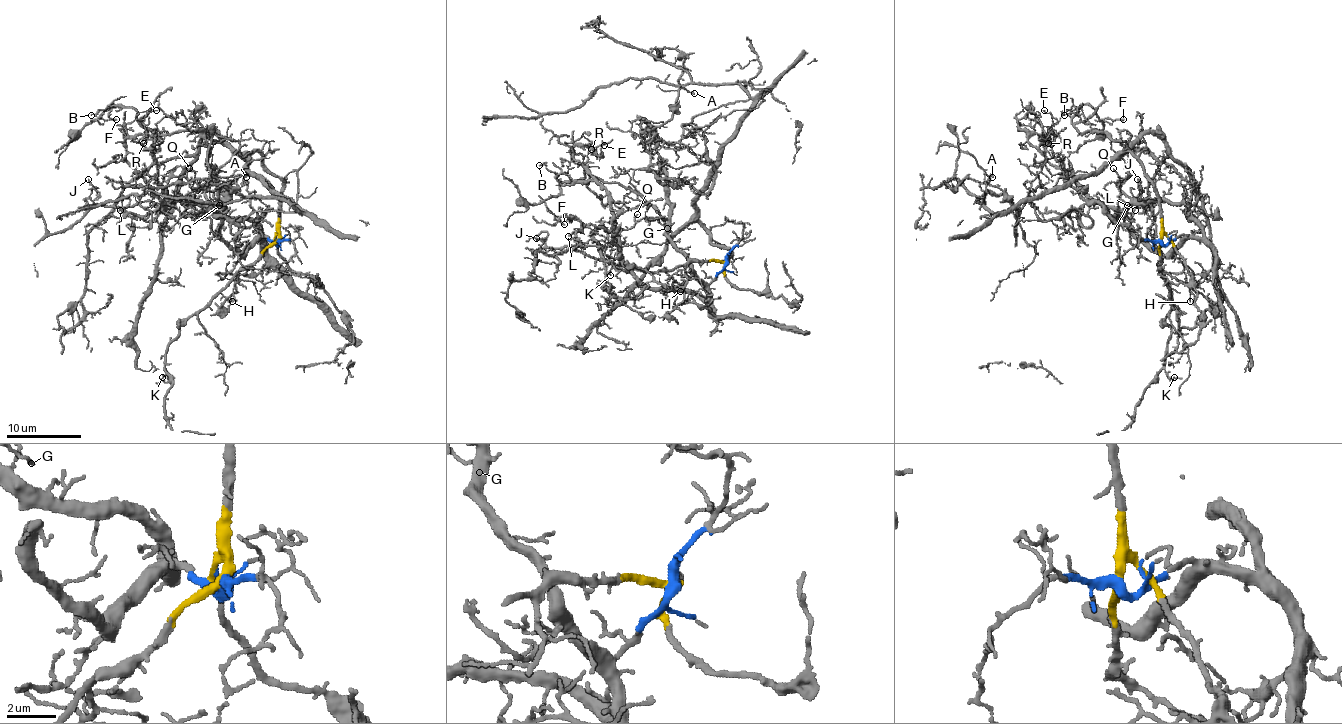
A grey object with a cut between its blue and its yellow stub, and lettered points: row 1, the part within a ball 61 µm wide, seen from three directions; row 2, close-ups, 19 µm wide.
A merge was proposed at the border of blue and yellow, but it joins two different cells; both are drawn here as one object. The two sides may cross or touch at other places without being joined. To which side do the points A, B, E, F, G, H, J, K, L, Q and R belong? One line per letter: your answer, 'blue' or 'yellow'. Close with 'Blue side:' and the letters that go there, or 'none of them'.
A: yellow
B: yellow
E: blue
F: yellow
G: blue
H: yellow
J: blue
K: yellow
L: blue
Q: blue
R: blue
Blue side: E, G, J, L, Q, R

